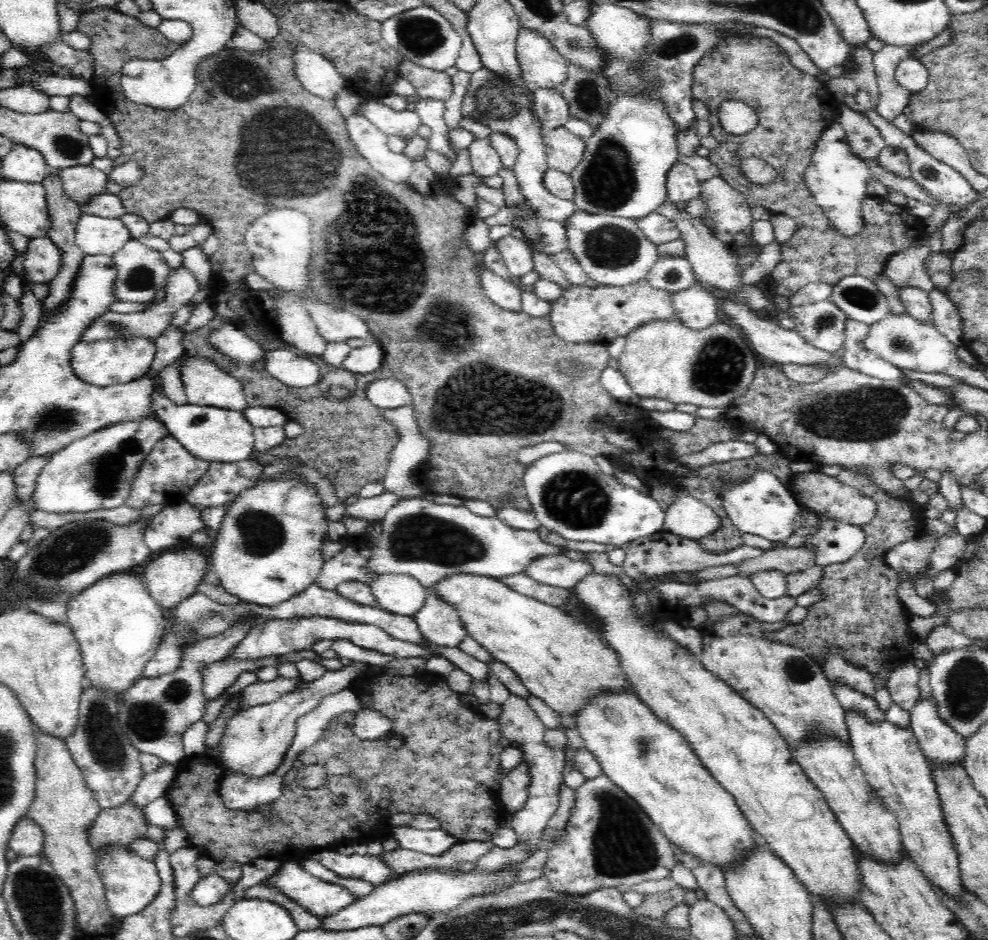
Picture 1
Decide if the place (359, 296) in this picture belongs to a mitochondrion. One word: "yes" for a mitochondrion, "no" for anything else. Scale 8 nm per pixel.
yes

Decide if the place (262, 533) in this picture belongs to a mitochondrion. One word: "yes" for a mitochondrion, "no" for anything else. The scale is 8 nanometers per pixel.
yes

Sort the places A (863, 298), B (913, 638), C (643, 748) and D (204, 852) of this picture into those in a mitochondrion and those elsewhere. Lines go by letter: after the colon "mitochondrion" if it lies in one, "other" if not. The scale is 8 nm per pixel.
A: mitochondrion
B: other
C: mitochondrion
D: other

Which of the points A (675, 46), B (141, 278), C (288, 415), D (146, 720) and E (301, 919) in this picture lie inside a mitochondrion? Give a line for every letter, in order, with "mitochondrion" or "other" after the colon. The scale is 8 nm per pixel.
A: mitochondrion
B: mitochondrion
C: other
D: mitochondrion
E: other

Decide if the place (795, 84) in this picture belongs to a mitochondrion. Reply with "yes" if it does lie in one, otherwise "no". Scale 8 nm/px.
no

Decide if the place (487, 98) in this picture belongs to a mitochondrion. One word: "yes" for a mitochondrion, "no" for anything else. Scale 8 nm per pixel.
yes

